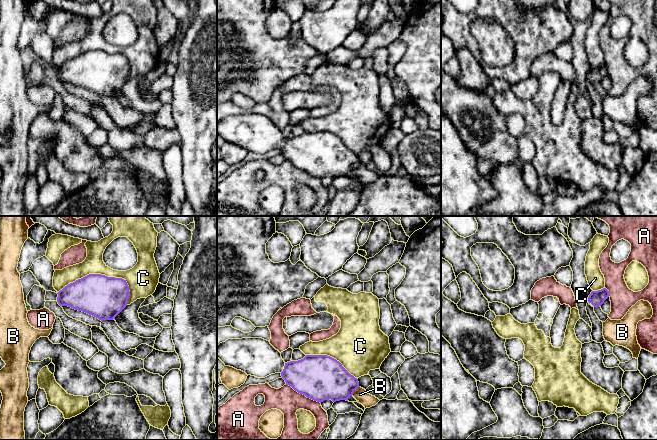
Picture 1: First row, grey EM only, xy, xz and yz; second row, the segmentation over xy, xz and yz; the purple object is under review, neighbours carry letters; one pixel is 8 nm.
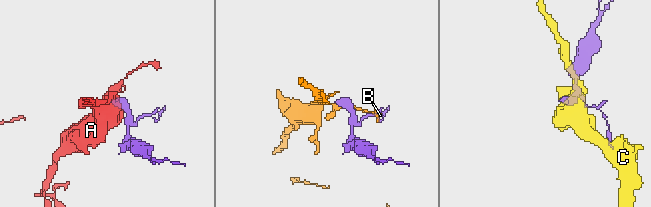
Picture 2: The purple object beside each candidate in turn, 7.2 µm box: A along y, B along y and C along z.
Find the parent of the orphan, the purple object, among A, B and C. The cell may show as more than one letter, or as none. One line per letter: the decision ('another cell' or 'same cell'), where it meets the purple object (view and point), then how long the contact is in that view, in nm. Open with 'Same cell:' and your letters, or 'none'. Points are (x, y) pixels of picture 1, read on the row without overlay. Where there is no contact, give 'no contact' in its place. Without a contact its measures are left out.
Same cell: none
A: another cell; contact xz (303, 170); length 320 nm
B: another cell; contact xz (354, 166); length 100 nm
C: another cell; contact xy (98, 50); length 600 nm

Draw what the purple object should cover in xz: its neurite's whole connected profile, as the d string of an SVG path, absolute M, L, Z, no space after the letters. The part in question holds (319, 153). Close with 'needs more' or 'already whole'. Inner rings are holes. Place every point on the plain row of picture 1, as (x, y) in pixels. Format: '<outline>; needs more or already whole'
M262 114L228 115L217 122L217 133L225 142L233 143L257 154L280 149L286 161L317 178L348 176L359 163L358 155L351 151L336 135L327 131L306 131L298 137L285 139L281 129Z; needs more

